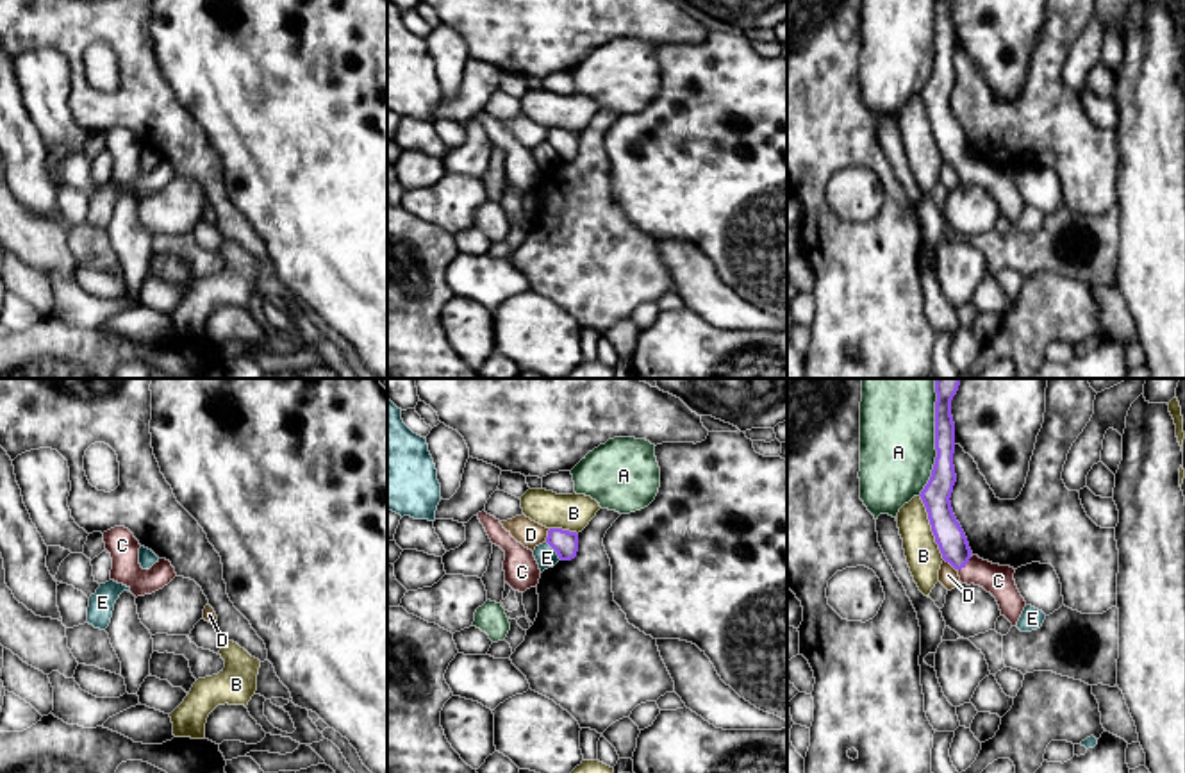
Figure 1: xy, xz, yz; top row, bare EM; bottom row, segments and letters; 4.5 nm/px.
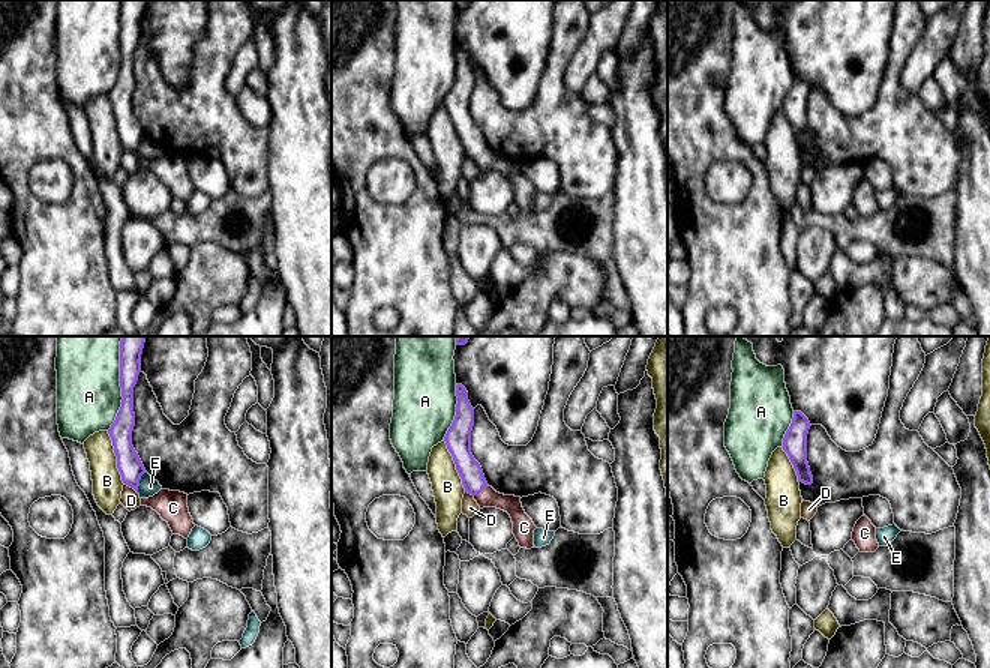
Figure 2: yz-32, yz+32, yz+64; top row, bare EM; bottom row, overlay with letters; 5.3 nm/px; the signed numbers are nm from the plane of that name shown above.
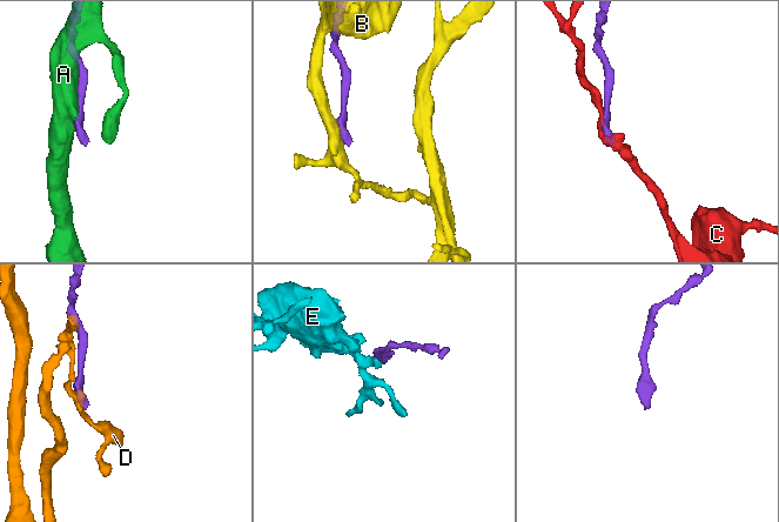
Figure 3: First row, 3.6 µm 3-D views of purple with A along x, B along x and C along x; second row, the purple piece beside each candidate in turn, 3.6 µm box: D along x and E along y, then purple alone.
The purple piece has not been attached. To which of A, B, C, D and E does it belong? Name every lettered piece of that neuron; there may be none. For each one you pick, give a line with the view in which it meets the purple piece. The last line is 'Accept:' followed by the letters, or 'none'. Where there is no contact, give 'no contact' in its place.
C: meets purple in yz
Accept: C

